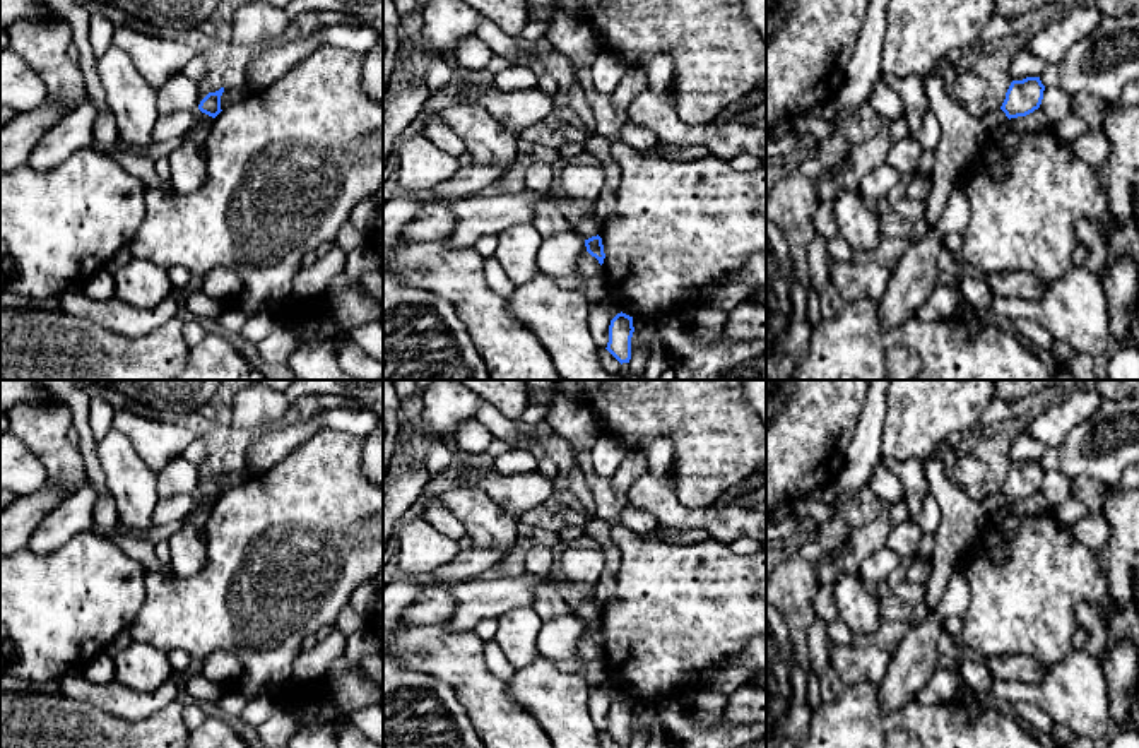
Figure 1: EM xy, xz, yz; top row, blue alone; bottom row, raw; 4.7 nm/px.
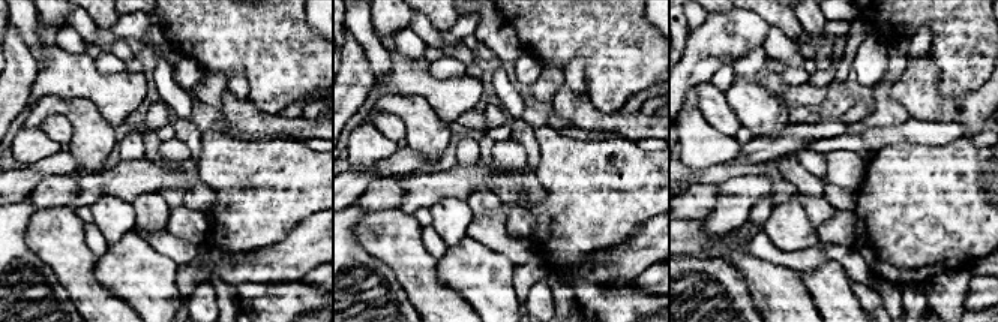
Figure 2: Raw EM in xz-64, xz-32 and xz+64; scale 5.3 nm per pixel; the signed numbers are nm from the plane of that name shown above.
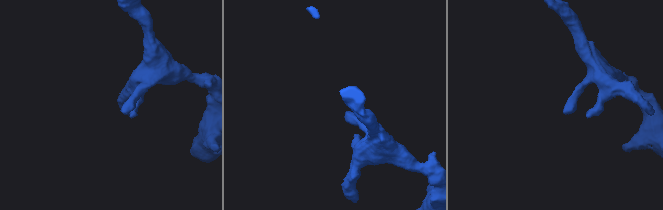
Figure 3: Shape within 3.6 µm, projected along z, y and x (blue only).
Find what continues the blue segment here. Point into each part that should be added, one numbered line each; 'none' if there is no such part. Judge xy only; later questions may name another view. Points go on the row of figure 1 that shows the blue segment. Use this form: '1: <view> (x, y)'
none

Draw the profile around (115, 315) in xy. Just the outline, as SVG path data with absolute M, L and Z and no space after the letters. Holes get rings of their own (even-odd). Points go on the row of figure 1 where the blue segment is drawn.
M68 291L60 301L60 308L72 315L104 327L118 335L139 337L162 327L176 317L178 305L173 296L166 296L152 308L137 308L120 298L94 300L80 291Z

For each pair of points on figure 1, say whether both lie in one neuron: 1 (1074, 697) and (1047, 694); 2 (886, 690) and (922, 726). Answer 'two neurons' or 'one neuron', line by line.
1: one neuron
2: two neurons

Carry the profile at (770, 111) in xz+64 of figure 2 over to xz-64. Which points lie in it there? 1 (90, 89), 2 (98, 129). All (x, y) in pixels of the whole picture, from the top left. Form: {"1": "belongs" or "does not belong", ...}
{"1": "does not belong", "2": "belongs"}

